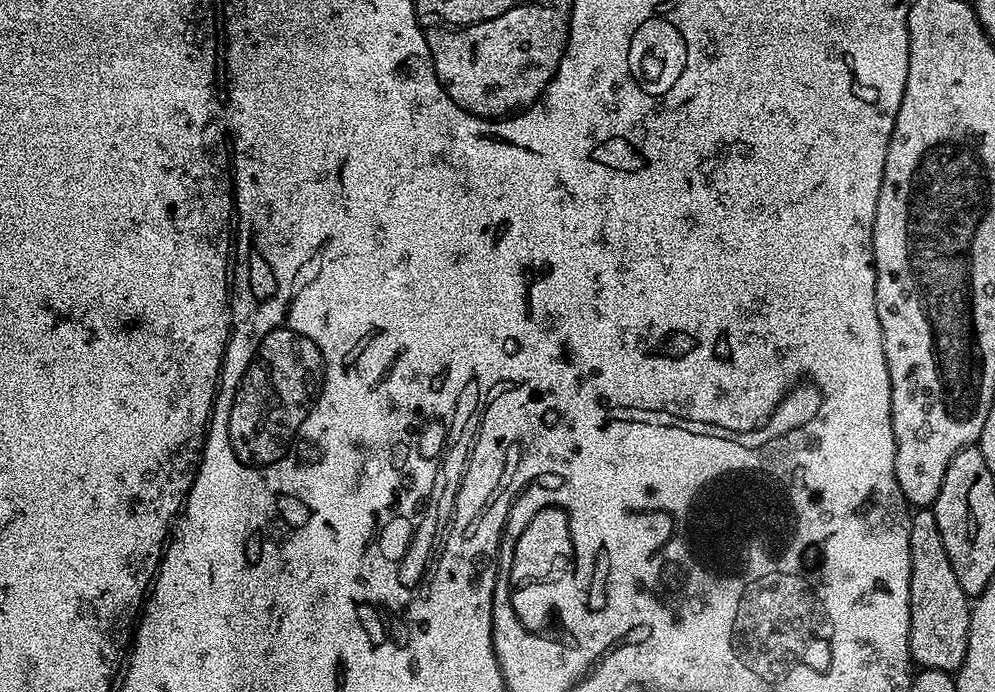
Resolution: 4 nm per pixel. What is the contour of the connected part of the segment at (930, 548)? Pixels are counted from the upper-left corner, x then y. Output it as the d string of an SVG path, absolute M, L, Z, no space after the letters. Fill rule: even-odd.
M931 507L917 508L911 513L908 529L910 530L910 634L908 649L913 661L920 668L942 670L955 673L964 665L968 649L968 631L972 609L970 597L958 586L958 577L950 567L950 557L946 555L946 546L942 546L942 533L934 518Z

